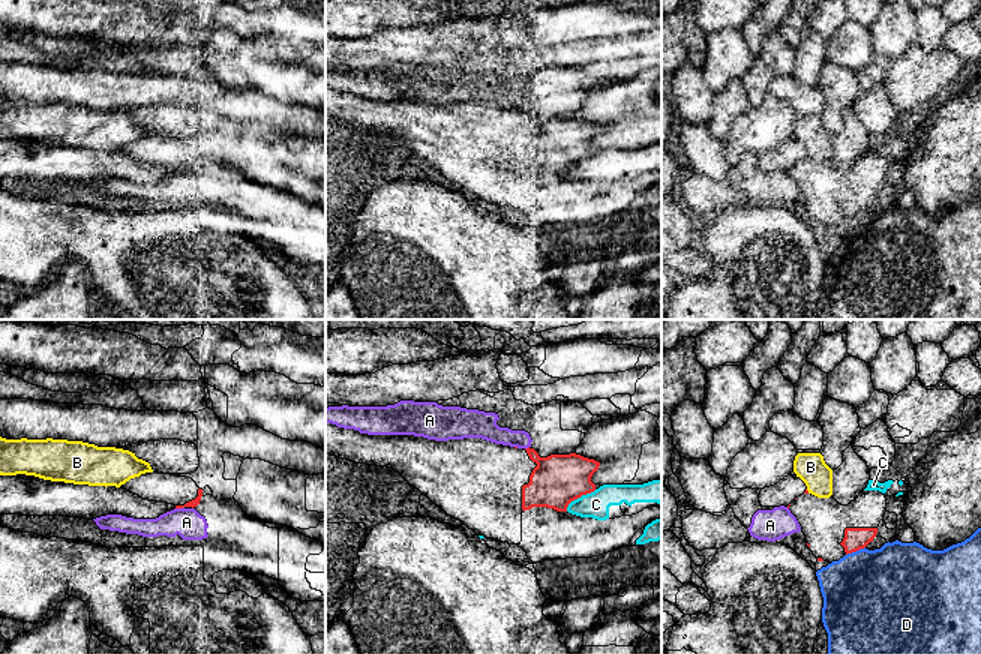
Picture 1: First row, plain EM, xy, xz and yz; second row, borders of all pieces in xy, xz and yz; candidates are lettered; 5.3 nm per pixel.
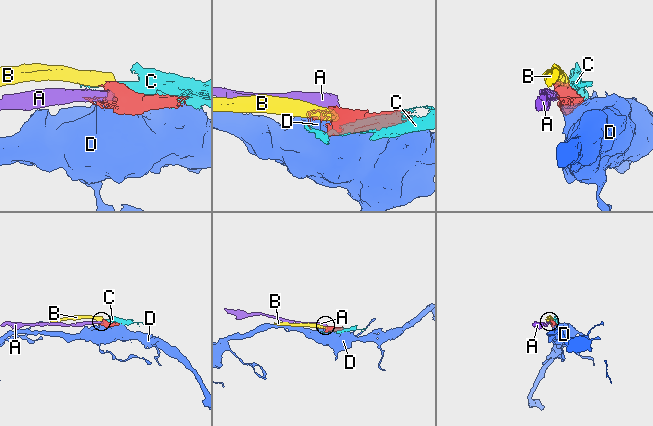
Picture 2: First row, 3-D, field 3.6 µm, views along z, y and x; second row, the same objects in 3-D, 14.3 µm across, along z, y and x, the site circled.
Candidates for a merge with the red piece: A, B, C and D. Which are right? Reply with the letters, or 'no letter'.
no letter

